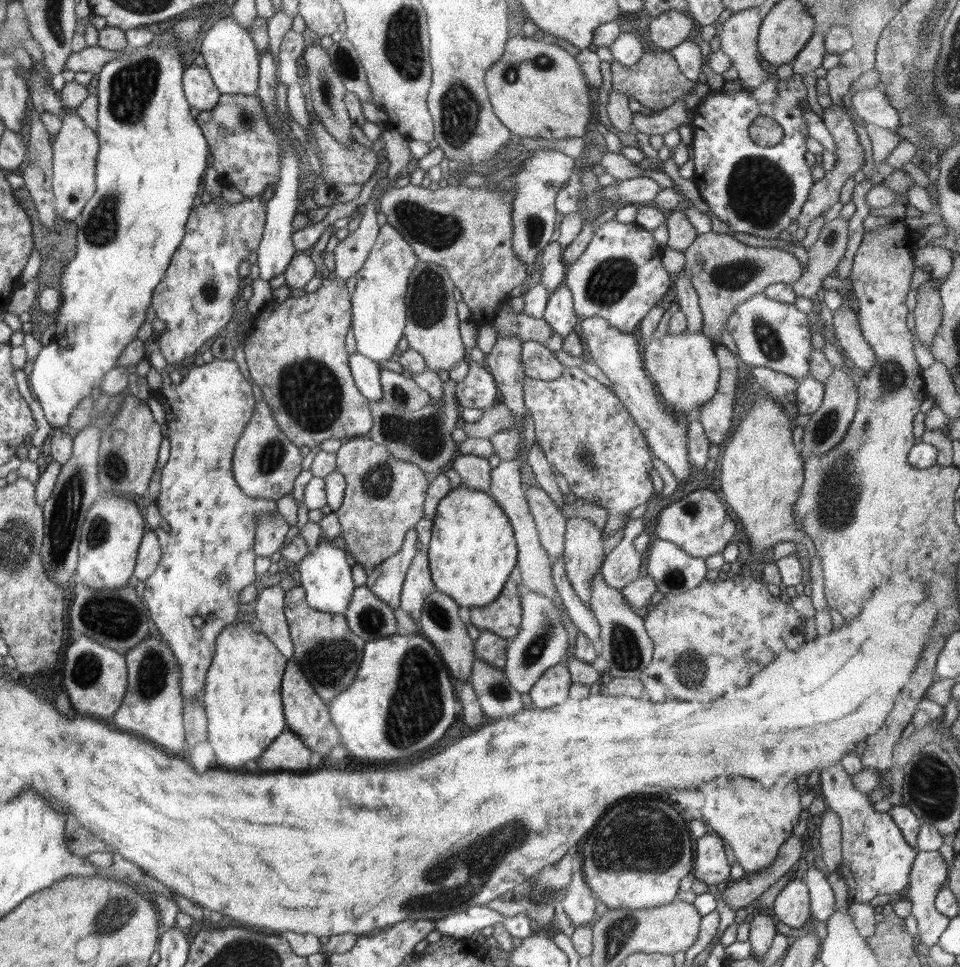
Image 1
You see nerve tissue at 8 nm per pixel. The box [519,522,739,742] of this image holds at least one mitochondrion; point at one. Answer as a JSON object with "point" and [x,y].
{"point":[684,664]}

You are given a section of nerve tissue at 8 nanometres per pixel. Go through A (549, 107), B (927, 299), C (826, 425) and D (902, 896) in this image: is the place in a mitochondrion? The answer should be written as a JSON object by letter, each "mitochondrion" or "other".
{"A":"other","B":"other","C":"mitochondrion","D":"other"}

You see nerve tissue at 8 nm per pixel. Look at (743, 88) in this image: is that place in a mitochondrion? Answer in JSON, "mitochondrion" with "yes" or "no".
{"mitochondrion":"no"}

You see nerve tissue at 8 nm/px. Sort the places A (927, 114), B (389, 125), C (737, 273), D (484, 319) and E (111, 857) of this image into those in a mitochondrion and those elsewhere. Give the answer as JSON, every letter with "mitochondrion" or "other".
{"A":"mitochondrion","B":"other","C":"mitochondrion","D":"other","E":"other"}

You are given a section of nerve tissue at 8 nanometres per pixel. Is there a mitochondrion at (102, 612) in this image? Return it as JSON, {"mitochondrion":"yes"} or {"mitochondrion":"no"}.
{"mitochondrion":"yes"}

